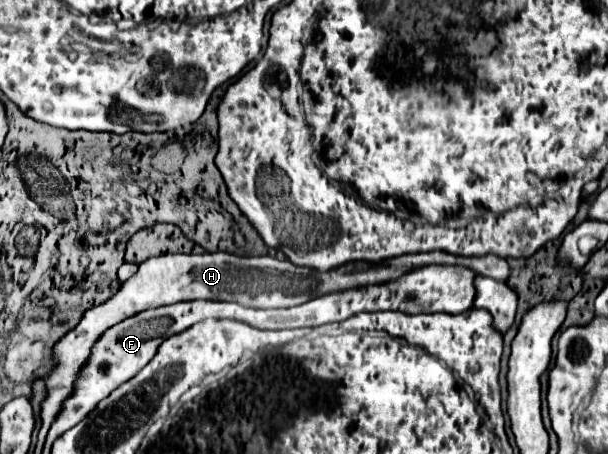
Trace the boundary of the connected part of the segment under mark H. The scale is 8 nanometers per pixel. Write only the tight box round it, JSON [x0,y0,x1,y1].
[41,251,509,425]

